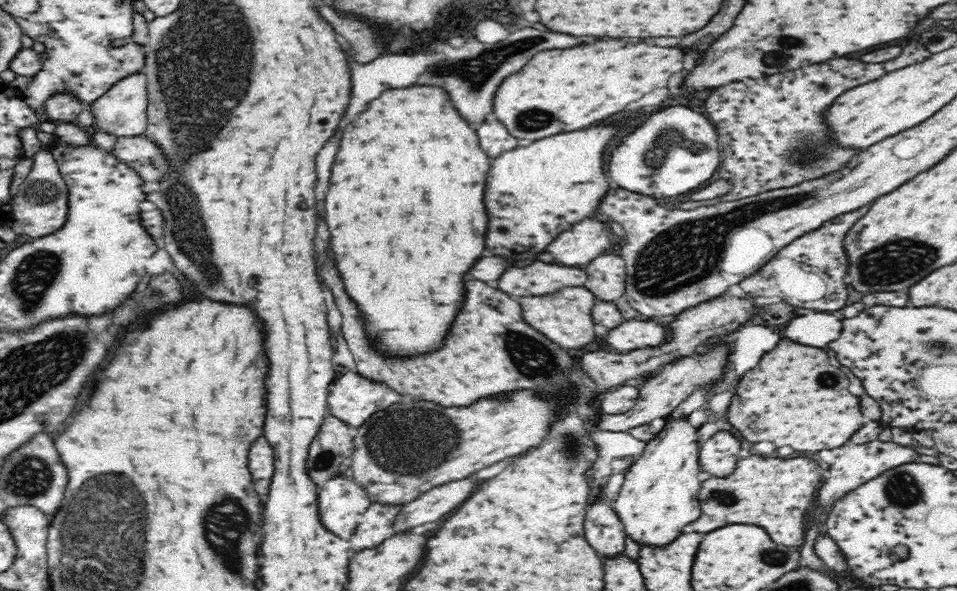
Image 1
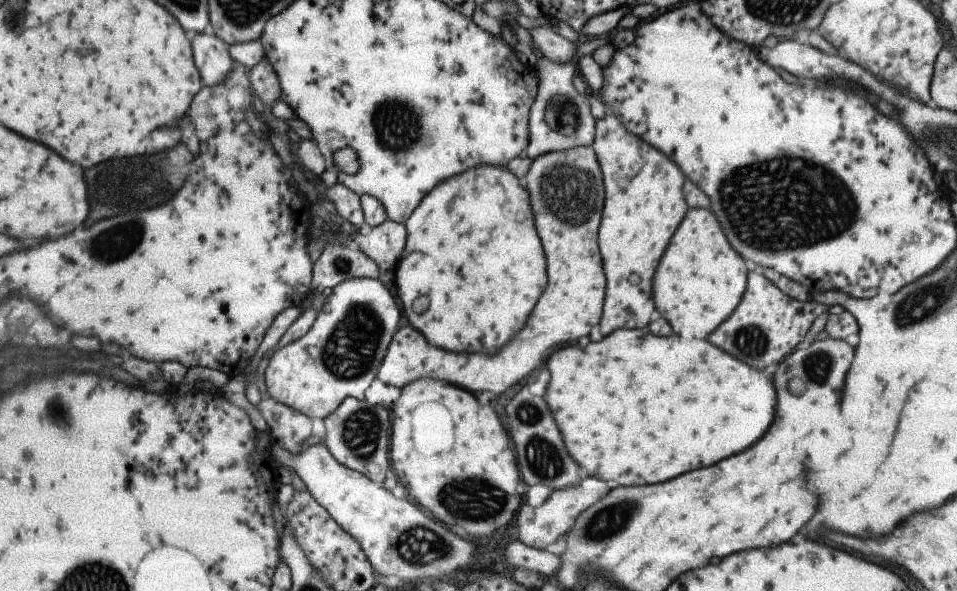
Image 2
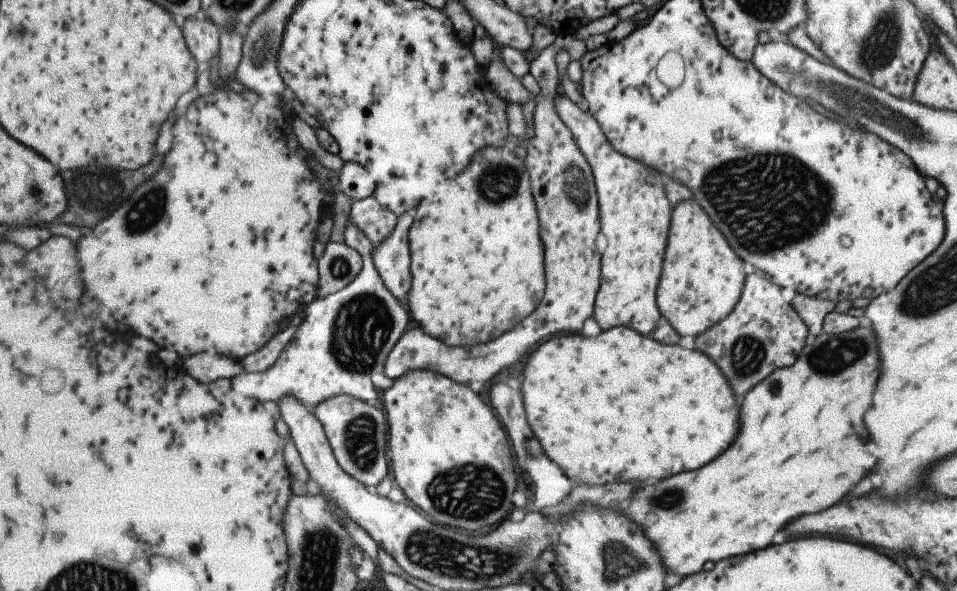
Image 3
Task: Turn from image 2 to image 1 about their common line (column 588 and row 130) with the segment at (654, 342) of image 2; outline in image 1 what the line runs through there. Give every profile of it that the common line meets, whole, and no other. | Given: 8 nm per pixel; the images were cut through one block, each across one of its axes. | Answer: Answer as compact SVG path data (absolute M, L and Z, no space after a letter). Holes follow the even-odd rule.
M410 86L410 88L386 90L374 102L370 102L368 110L358 114L358 118L342 134L336 162L332 164L330 192L326 196L326 222L330 230L332 256L344 280L346 292L364 314L368 334L378 338L382 350L386 350L390 356L420 354L420 352L430 352L442 346L442 340L446 332L450 330L450 324L454 322L456 312L460 310L464 302L464 278L462 278L466 274L464 270L470 270L472 264L482 257L482 252L486 248L488 214L486 214L482 200L484 200L486 174L490 170L493 159L478 144L479 136L476 136L474 128L468 128L468 126L470 126L468 121L460 118L458 110L450 102L450 96L440 86Z

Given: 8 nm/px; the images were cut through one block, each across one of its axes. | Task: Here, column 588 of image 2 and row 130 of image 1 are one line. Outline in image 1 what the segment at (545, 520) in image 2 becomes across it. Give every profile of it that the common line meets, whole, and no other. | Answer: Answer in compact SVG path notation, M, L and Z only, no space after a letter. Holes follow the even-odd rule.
M484 120L475 131L478 132L482 150L492 159L518 146L518 139L510 136L498 120Z

